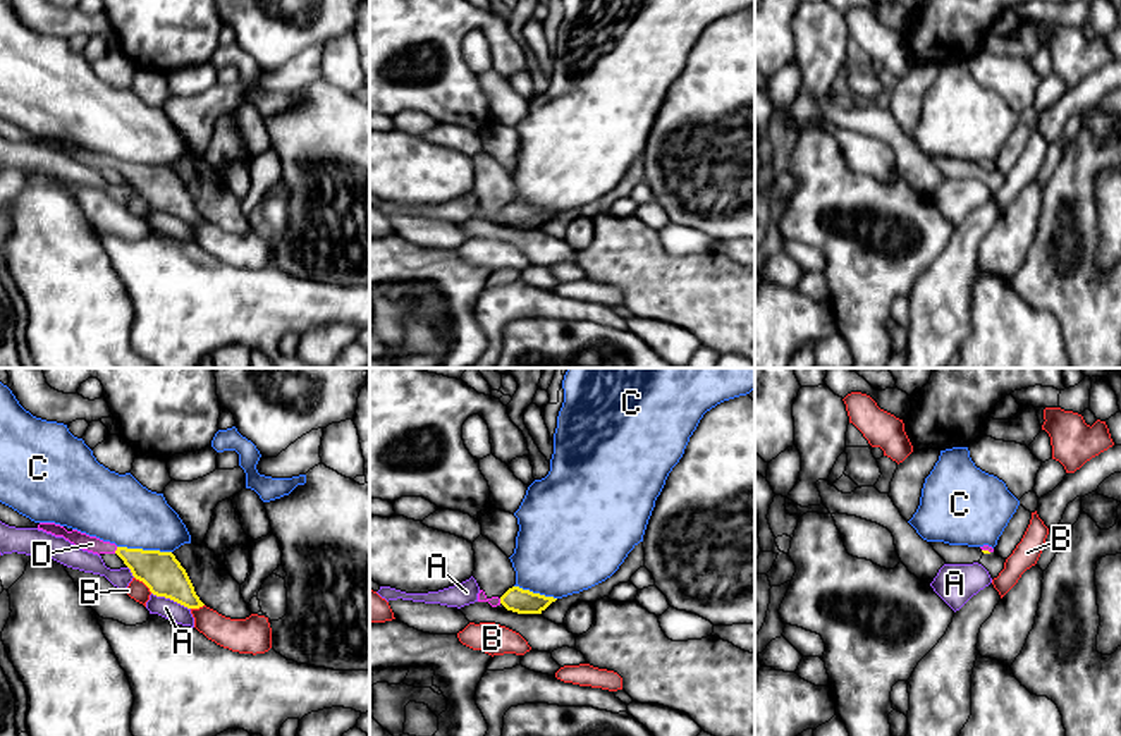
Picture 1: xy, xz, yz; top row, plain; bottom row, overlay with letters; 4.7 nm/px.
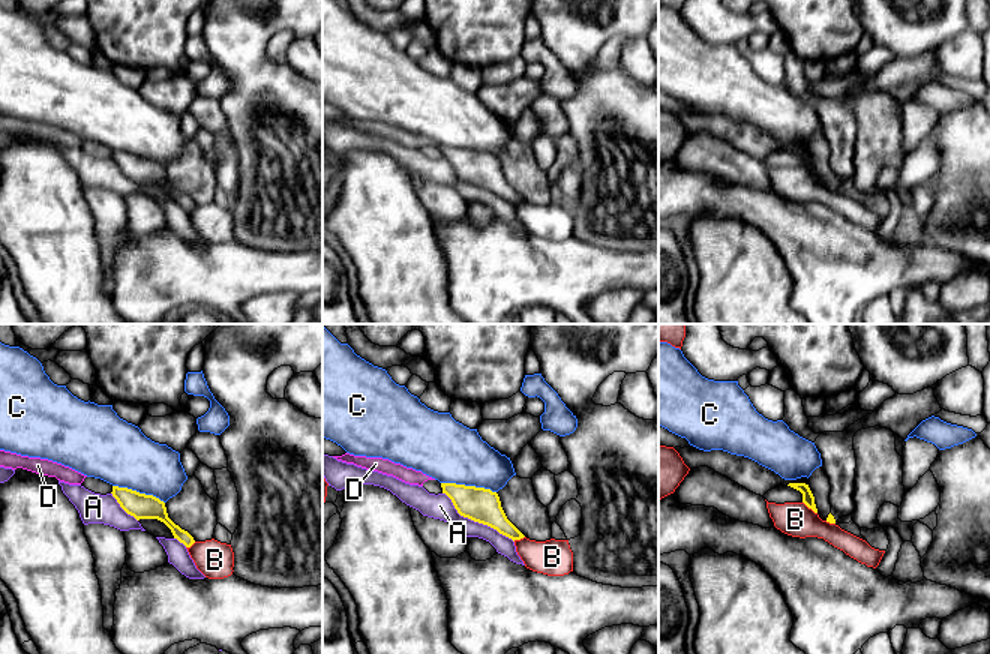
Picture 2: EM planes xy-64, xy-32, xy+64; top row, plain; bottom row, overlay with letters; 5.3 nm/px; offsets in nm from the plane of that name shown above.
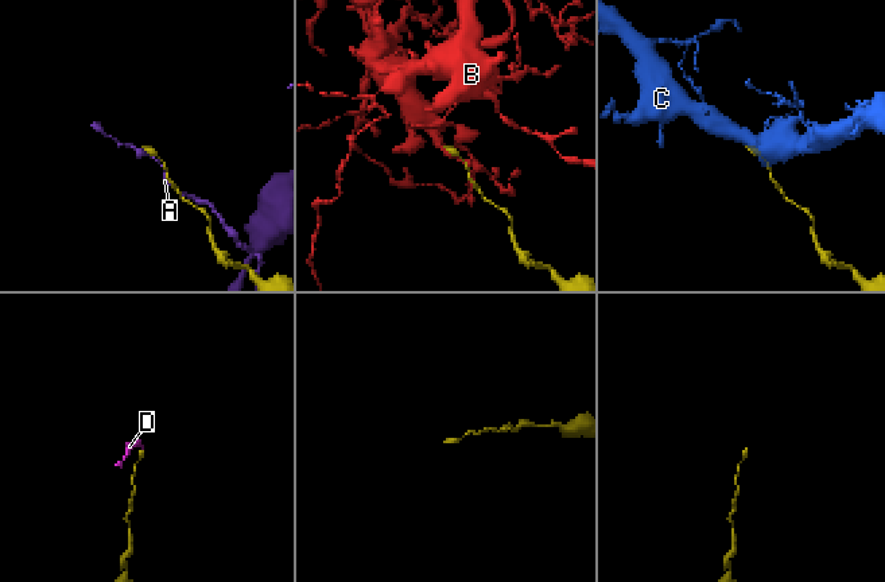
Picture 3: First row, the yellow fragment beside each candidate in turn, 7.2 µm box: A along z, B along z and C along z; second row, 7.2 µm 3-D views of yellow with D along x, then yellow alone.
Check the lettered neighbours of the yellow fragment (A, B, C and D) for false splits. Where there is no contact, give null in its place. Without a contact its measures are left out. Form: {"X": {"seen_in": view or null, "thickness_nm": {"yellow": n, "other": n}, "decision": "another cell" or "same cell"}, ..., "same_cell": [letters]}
{"A": {"seen_in": "xy", "thickness_nm": {"yellow": 190, "other": 90}, "decision": "another cell"}, "B": {"seen_in": "xy", "thickness_nm": {"yellow": 190, "other": 90}, "decision": "another cell"}, "C": {"seen_in": "xy", "thickness_nm": {"yellow": 190, "other": 320}, "decision": "another cell"}, "D": {"seen_in": "xy", "thickness_nm": {"yellow": 190, "other": 80}, "decision": "same cell"}, "same_cell": ["D"]}

